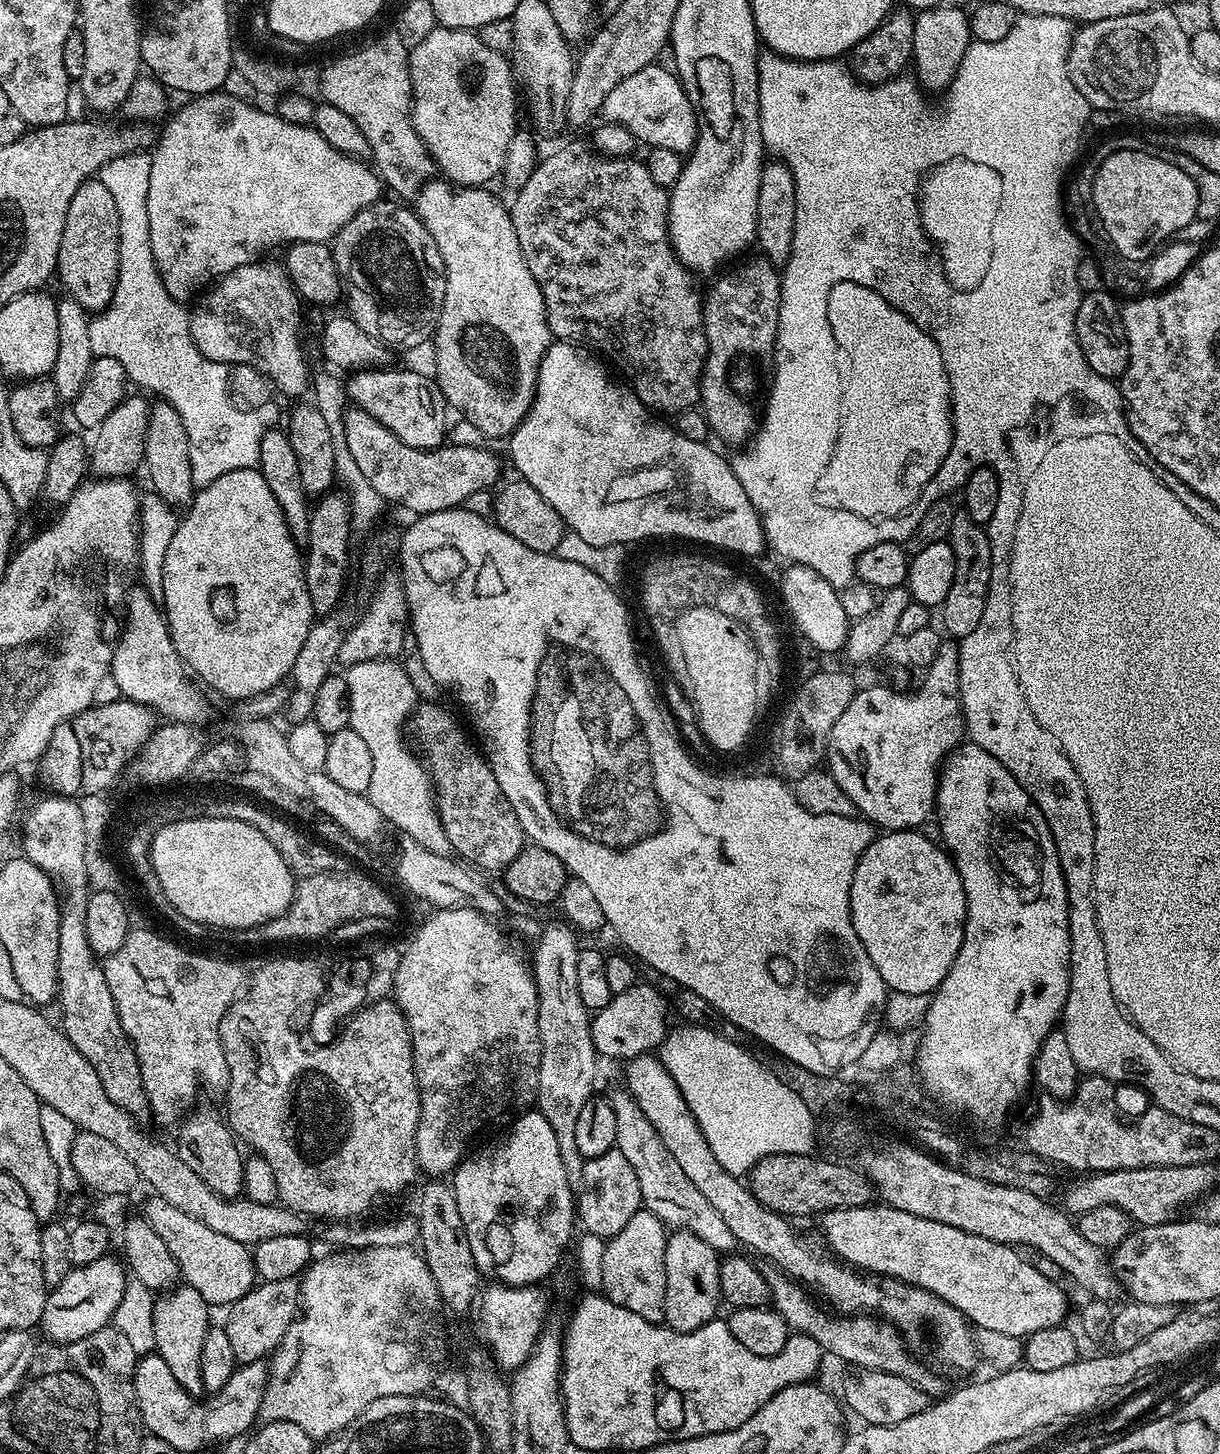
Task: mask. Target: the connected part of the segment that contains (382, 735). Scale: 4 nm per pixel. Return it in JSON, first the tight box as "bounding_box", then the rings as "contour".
{"bounding_box":[343,659,452,856],"contour":[[[395,659],[360,662],[347,665],[343,673],[350,686],[350,727],[366,742],[370,758],[374,758],[366,795],[391,827],[393,824],[401,828],[404,836],[414,838],[414,842],[426,846],[426,850],[446,856],[452,852],[452,847],[446,830],[442,830],[440,815],[436,813],[432,777],[423,759],[415,751],[412,753],[404,741],[406,725],[418,707],[416,684],[411,674],[396,663],[400,662]]]}

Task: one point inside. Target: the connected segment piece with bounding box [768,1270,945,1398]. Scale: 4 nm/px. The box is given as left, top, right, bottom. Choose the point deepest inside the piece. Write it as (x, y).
(859, 1339)

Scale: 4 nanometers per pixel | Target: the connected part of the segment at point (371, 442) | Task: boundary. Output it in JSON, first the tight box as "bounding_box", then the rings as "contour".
{"bounding_box":[344,406,500,514],"contour":[[[355,406],[345,411],[344,429],[346,430],[346,446],[353,455],[354,462],[362,470],[366,482],[370,482],[370,486],[374,486],[374,490],[378,490],[380,497],[389,505],[401,504],[406,511],[412,512],[411,514],[459,508],[467,505],[468,499],[475,492],[480,492],[483,488],[495,489],[497,487],[496,479],[500,476],[500,460],[494,453],[487,452],[484,448],[475,448],[472,444],[451,444],[451,442],[430,449],[406,446],[406,442],[402,442],[389,428],[382,426],[378,418],[366,414],[366,410]]]}

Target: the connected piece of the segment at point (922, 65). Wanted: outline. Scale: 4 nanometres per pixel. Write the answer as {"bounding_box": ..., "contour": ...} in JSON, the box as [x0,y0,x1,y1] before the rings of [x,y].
{"bounding_box":[911,6,973,93],"contour":[[[959,6],[926,8],[915,13],[914,50],[911,67],[916,67],[914,79],[925,93],[943,93],[952,84],[954,74],[966,54],[969,44],[973,43],[972,31],[968,25],[969,13]]]}

